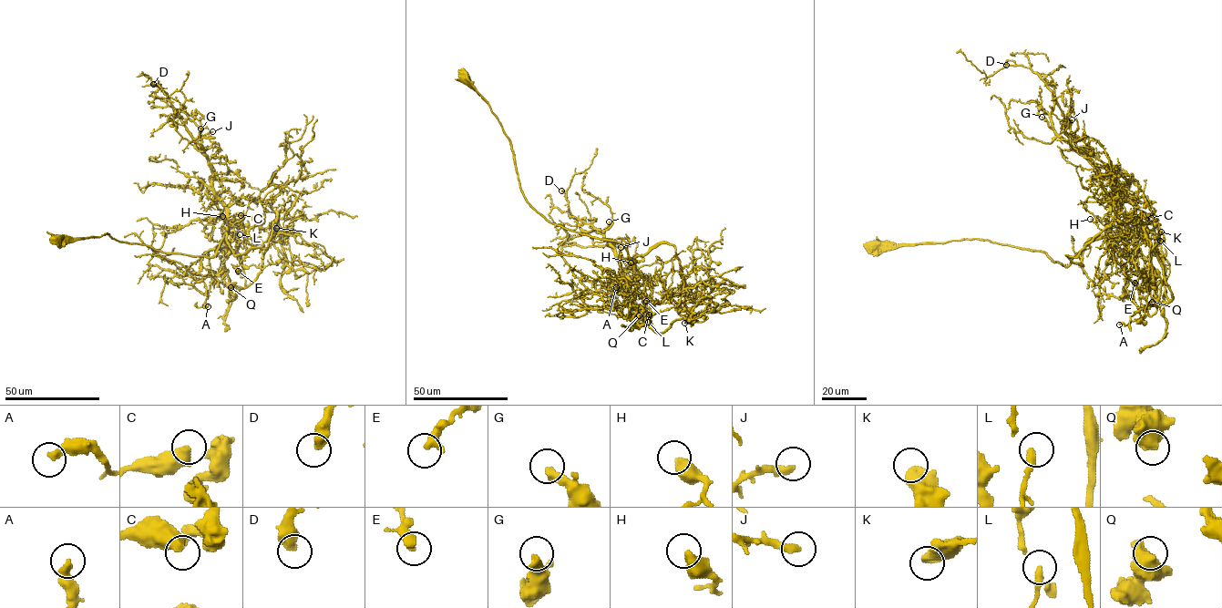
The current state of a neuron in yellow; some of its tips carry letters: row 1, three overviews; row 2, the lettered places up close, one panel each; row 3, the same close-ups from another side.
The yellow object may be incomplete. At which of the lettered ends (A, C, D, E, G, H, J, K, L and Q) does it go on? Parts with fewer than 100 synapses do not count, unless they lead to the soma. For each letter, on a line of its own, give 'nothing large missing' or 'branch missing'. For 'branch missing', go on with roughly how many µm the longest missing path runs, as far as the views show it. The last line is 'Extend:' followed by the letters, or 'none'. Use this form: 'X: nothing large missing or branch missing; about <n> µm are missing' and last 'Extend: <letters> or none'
A: nothing large missing
C: nothing large missing
D: nothing large missing
E: nothing large missing
G: branch missing; about 70 µm are missing
H: nothing large missing
J: nothing large missing
K: nothing large missing
L: nothing large missing
Q: nothing large missing
Extend: G

